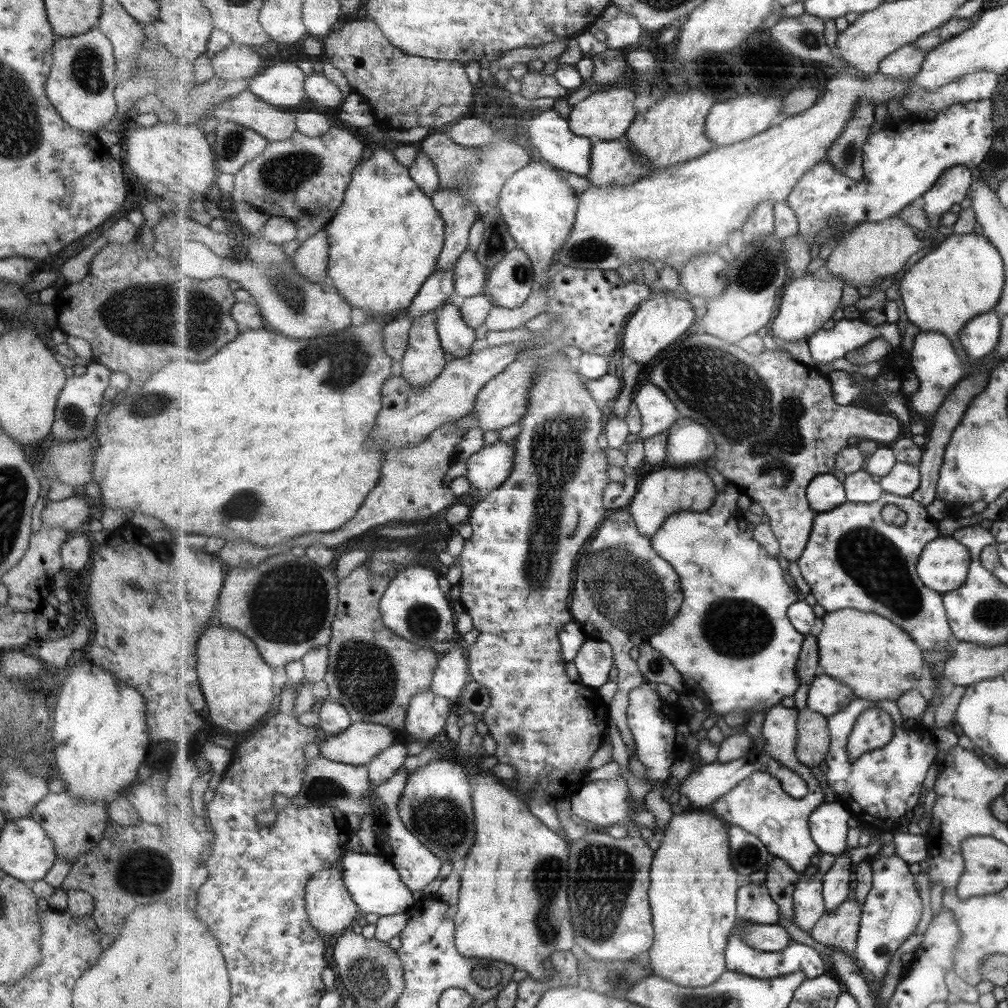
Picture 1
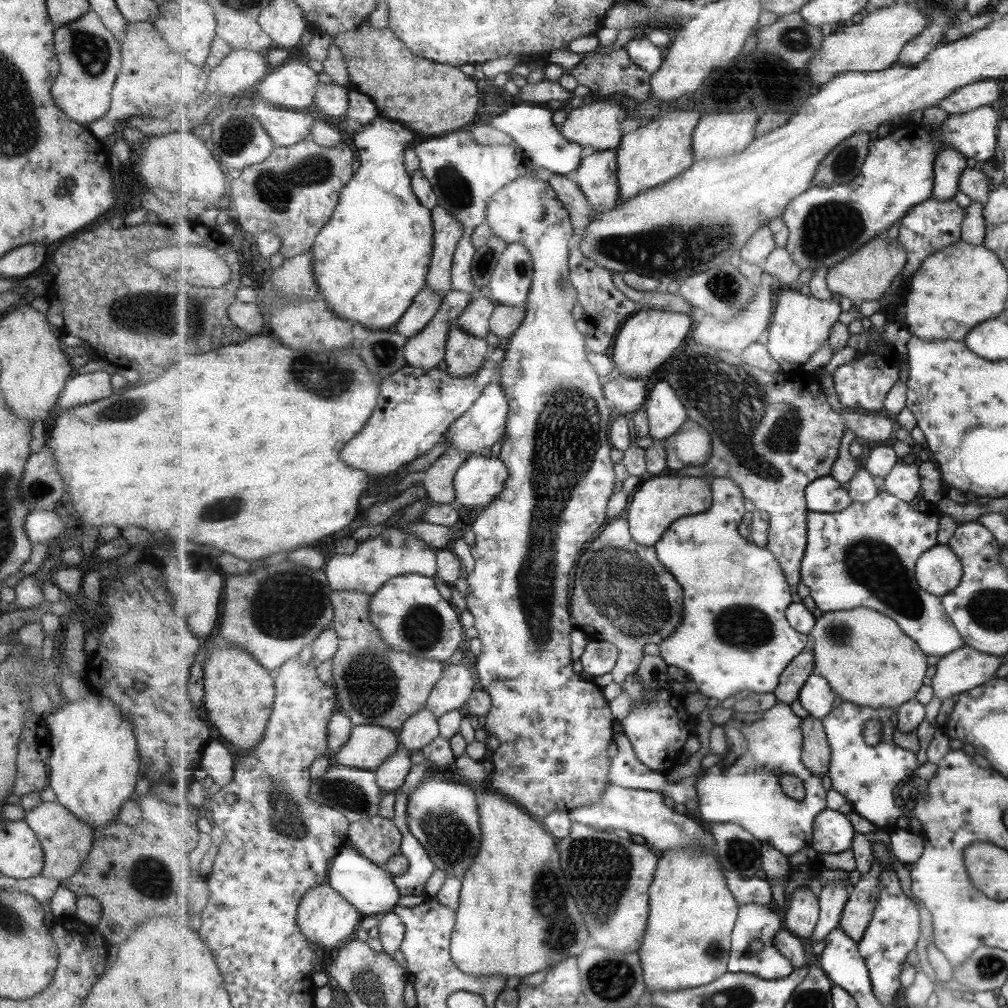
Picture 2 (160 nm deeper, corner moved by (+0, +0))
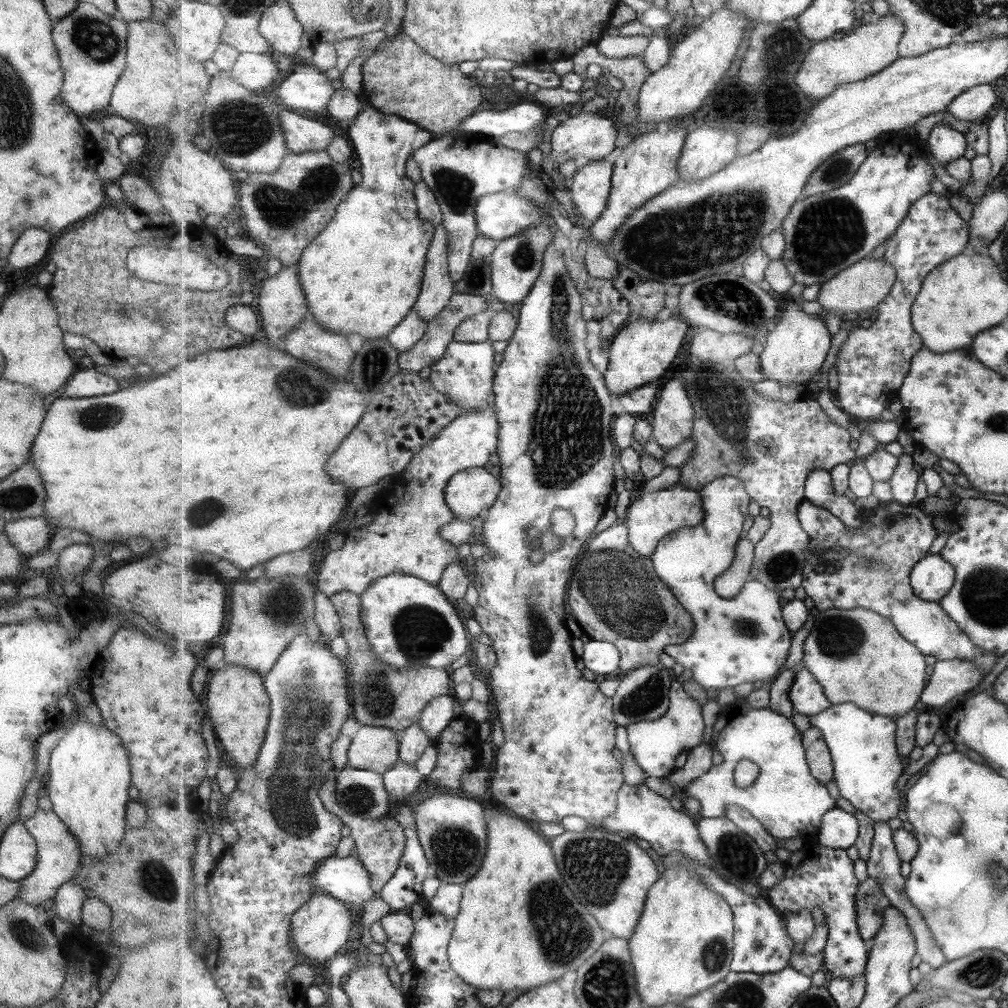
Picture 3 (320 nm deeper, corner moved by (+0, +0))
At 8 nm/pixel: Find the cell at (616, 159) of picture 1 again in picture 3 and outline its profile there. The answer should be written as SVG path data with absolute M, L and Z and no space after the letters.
M619 148L601 161L589 162L572 180L569 190L573 204L583 219L591 225L601 220L612 194L612 178L616 161L619 159Z

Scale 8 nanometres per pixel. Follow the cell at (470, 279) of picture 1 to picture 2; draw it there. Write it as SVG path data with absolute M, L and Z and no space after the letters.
M471 128L427 138L419 142L414 150L421 161L420 169L432 182L437 193L439 206L447 209L465 229L454 254L452 291L468 292L476 296L478 290L472 279L472 262L477 249L472 236L480 225L487 222L488 200L499 189L531 171L527 166L529 159L519 147L477 144Z

